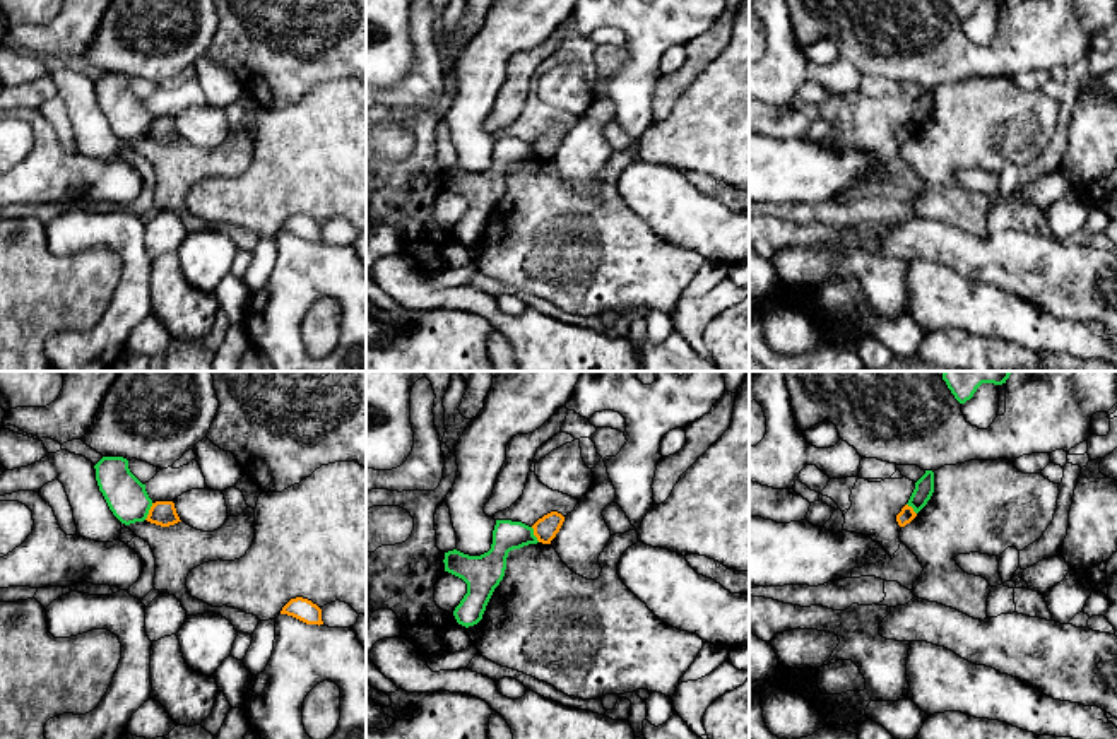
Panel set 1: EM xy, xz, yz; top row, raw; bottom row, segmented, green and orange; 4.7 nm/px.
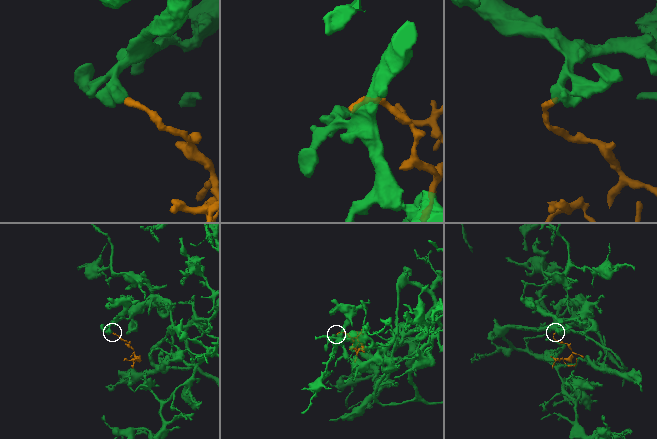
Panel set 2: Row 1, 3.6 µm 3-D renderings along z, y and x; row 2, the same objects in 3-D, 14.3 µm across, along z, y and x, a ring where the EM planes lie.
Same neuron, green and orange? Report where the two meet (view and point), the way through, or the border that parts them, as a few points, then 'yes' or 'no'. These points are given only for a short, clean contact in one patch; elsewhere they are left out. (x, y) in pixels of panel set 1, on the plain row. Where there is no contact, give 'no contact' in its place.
meets green in xy at (147, 129); border along xy (153, 120), (144, 135); no

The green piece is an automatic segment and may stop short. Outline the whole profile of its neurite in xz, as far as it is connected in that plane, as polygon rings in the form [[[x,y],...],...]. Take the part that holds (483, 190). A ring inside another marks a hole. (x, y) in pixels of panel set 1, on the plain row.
[[[496,137],[488,169],[481,173],[469,173],[457,166],[445,169],[445,188],[467,200],[467,210],[453,228],[458,241],[469,245],[482,236],[494,205],[505,193],[508,169],[537,159],[532,144],[522,139]]]

